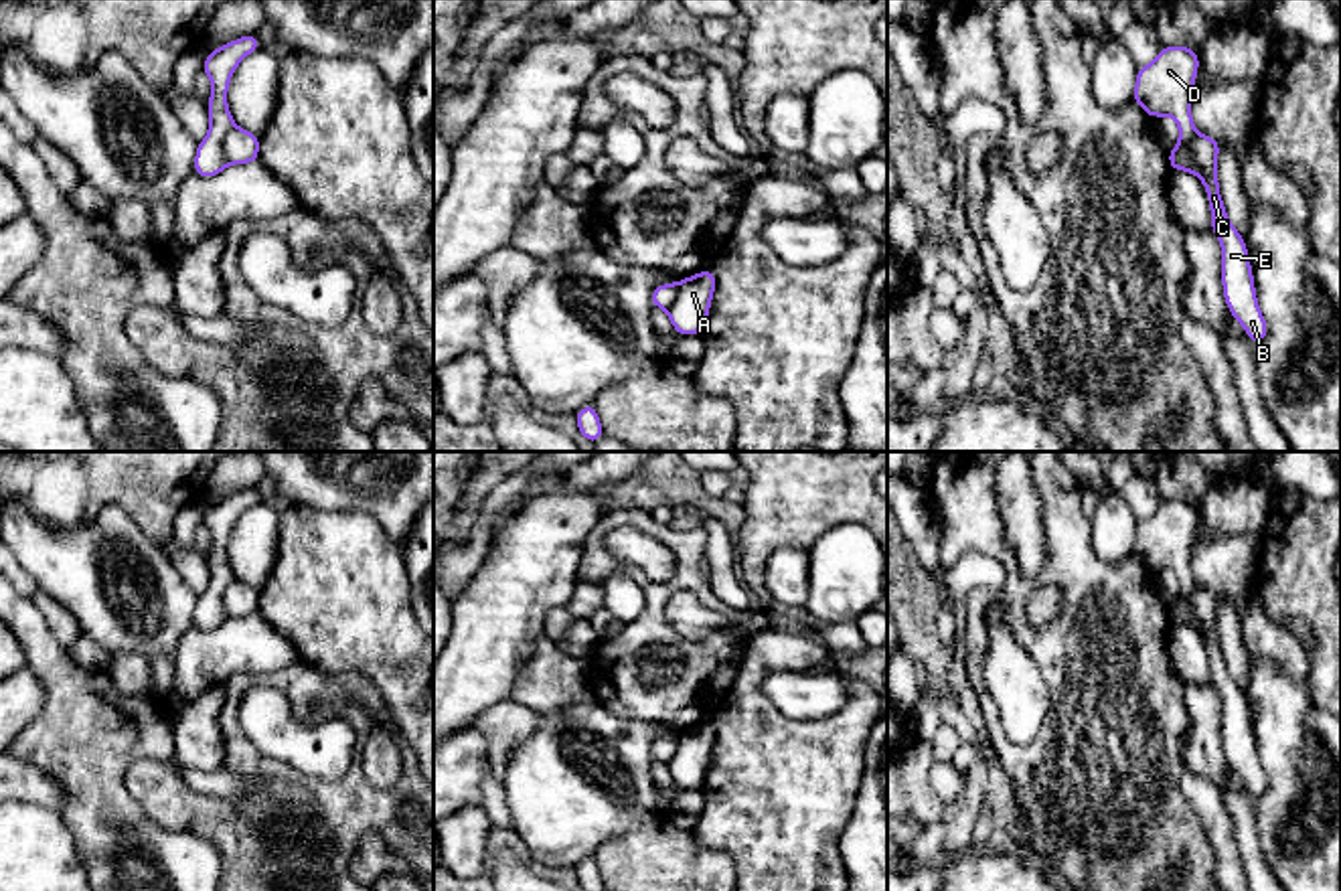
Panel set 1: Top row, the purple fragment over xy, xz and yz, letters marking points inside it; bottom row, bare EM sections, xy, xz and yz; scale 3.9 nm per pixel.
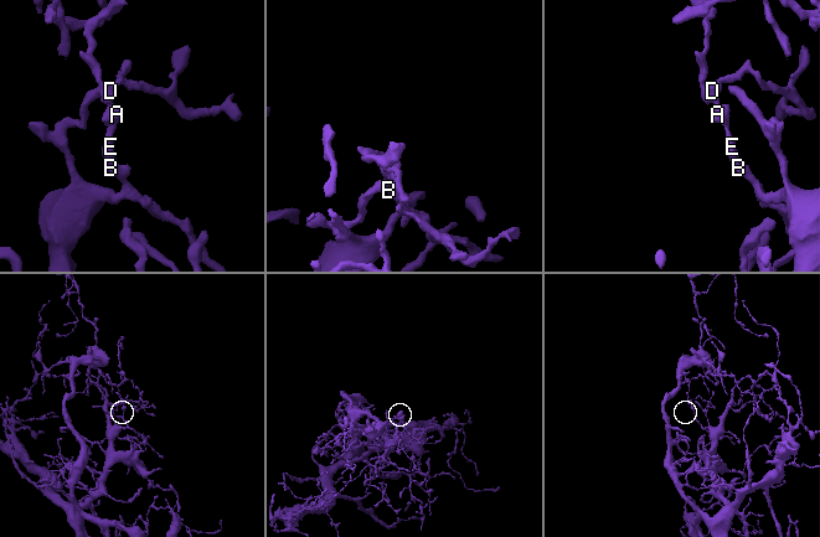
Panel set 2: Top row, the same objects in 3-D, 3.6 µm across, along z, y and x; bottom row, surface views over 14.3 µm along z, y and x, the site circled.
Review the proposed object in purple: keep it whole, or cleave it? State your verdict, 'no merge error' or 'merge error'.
merge error

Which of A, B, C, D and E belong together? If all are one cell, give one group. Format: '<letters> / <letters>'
A B C E / D

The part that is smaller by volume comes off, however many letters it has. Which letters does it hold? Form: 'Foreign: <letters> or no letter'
Foreign: D

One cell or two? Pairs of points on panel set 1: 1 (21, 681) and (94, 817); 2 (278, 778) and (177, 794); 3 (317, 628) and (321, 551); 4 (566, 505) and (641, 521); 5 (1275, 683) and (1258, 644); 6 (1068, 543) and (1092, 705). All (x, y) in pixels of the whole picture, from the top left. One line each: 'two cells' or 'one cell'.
1: two cells
2: one cell
3: one cell
4: two cells
5: two cells
6: one cell

